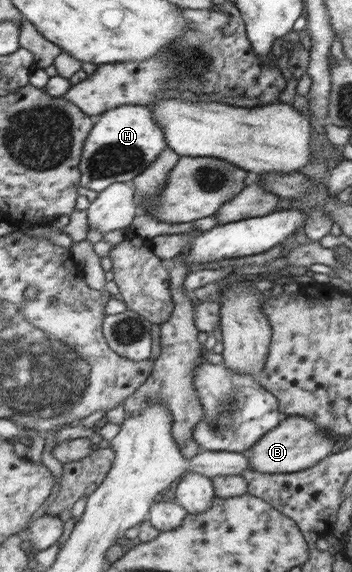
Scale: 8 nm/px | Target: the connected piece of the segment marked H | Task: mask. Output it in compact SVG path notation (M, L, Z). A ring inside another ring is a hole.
M120 105L116 109L109 109L98 116L96 124L84 140L83 158L79 164L80 187L100 192L110 184L130 184L132 179L155 161L165 147L167 142L159 126L152 122L147 107Z

